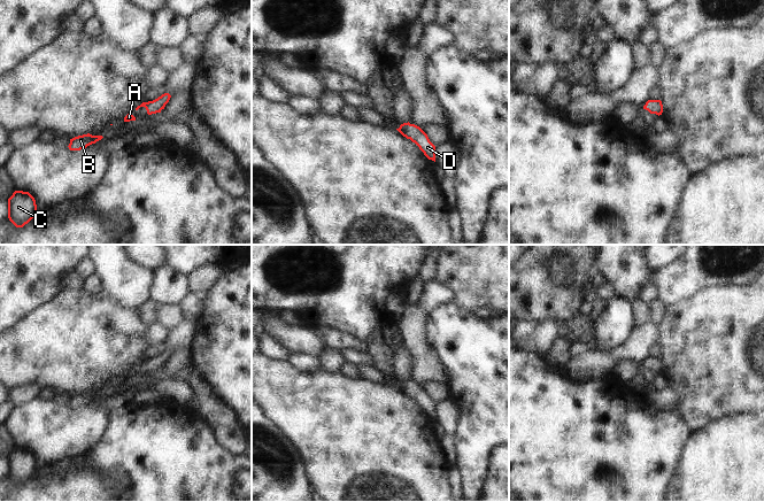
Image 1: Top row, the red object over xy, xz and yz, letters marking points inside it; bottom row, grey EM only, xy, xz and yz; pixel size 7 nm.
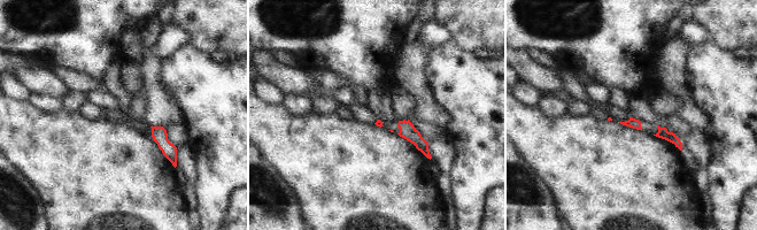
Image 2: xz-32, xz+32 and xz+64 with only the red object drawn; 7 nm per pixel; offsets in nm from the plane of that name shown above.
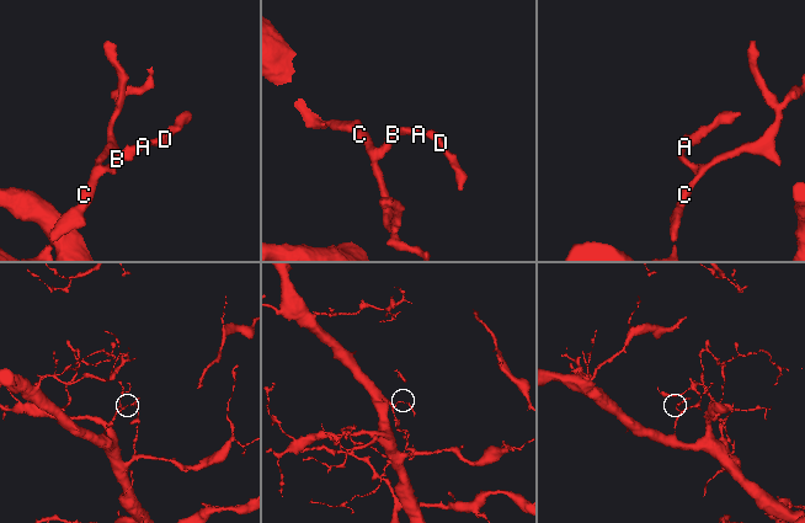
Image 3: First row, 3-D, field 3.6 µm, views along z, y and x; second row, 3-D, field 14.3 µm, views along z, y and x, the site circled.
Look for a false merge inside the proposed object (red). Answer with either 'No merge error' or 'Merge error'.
No merge error.

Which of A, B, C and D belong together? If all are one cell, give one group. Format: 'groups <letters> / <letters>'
groups A B C D

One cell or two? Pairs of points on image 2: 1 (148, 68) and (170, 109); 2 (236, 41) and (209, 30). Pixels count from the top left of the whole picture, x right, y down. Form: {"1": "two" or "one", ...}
{"1": "one", "2": "one"}

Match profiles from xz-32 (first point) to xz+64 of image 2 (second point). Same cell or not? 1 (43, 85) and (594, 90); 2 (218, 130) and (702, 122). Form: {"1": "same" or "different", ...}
{"1": "different", "2": "different"}

